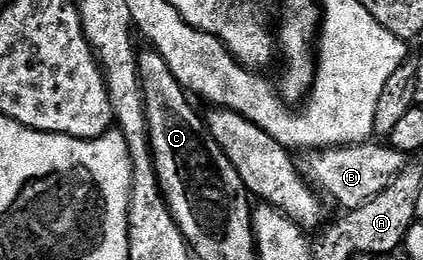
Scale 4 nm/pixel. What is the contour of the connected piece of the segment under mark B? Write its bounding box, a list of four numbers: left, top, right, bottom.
[298,141,406,211]

